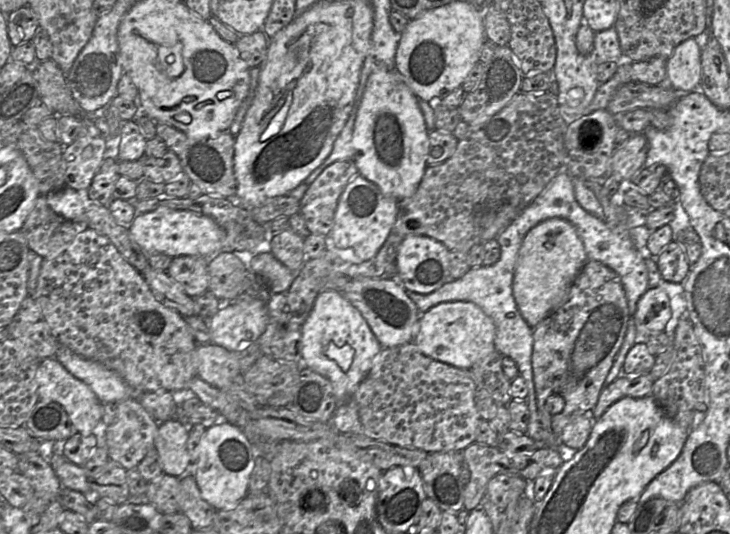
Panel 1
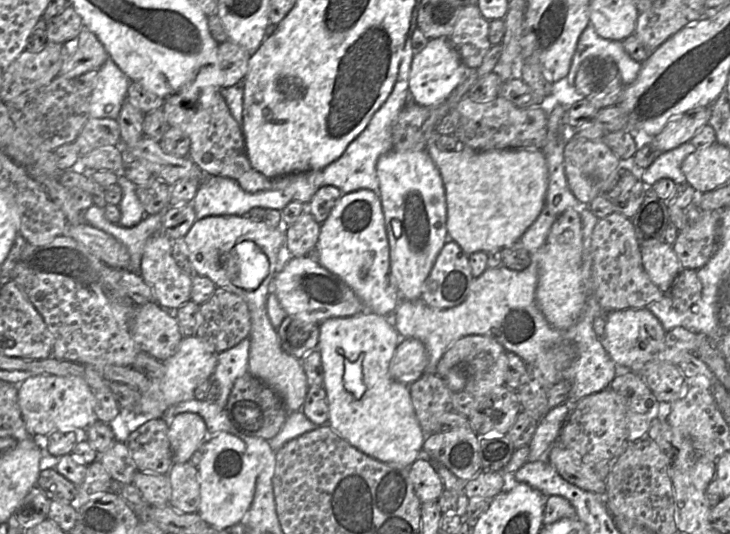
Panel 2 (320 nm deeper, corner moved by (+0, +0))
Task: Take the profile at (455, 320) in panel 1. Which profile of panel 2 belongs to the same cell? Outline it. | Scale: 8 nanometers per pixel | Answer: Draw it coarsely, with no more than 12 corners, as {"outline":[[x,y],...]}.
{"outline":[[400,338],[389,374],[410,385],[424,374],[427,350],[420,340]]}

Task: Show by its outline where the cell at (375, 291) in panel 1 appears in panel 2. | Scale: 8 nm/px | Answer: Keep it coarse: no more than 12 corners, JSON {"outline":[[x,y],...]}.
{"outline":[[290,256],[272,292],[287,315],[320,324],[367,311],[342,279]]}

